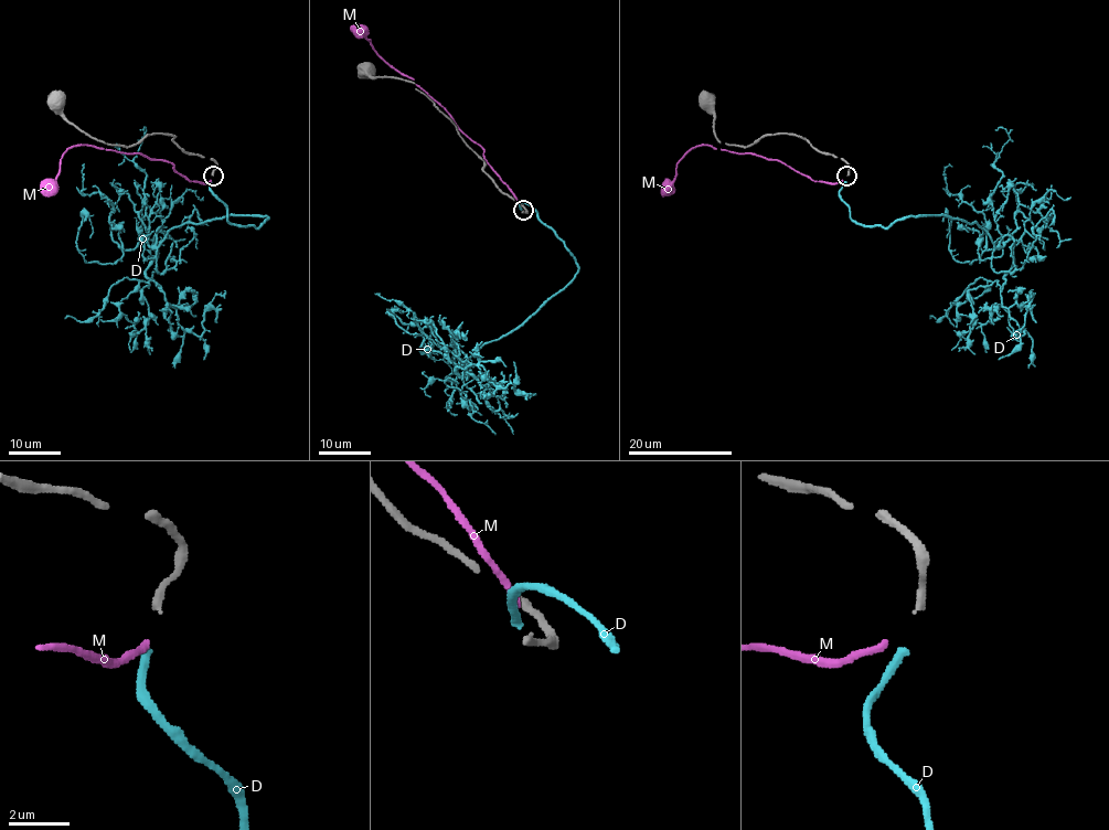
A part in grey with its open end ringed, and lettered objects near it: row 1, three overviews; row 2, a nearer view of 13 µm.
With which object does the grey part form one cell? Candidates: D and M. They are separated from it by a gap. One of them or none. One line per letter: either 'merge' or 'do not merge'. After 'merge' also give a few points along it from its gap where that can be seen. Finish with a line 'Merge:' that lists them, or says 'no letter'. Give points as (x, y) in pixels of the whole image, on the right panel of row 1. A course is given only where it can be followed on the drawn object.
D: merge; it runs (846, 181), (840, 198), (857, 224), (946, 214), (995, 247), (1013, 241), (1001, 287), (978, 278), (930, 318)
M: do not merge
Merge: D

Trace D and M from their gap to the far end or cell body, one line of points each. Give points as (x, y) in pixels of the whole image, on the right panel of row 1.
D: (846, 181), (840, 198), (857, 224), (946, 214), (995, 247), (1013, 241), (1001, 287), (978, 278), (930, 318)
M: (842, 180), (833, 183), (812, 181), (784, 162), (699, 145), (678, 162), (672, 188), (662, 195)

